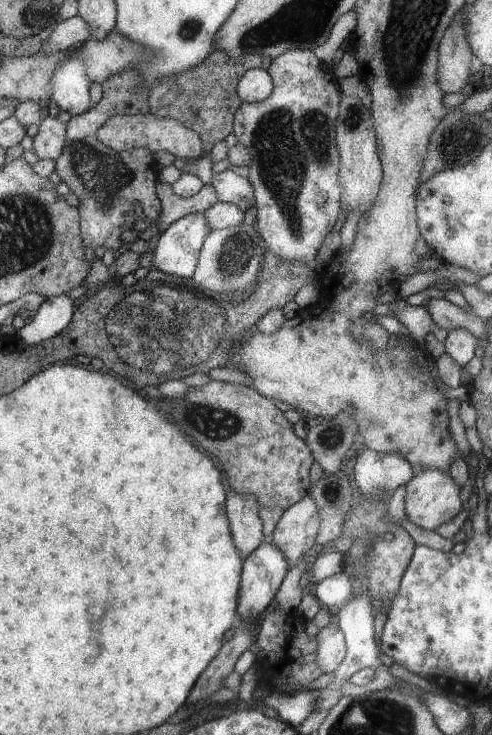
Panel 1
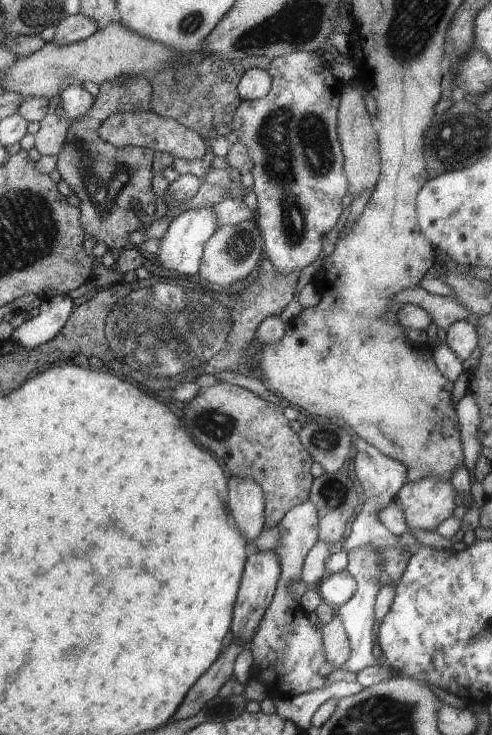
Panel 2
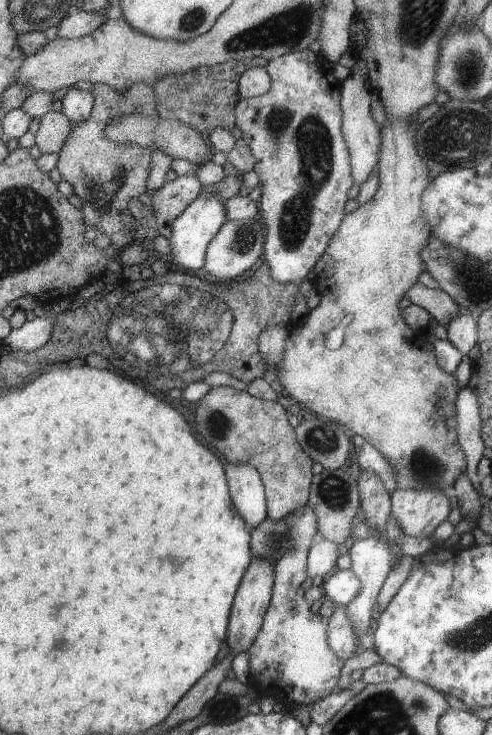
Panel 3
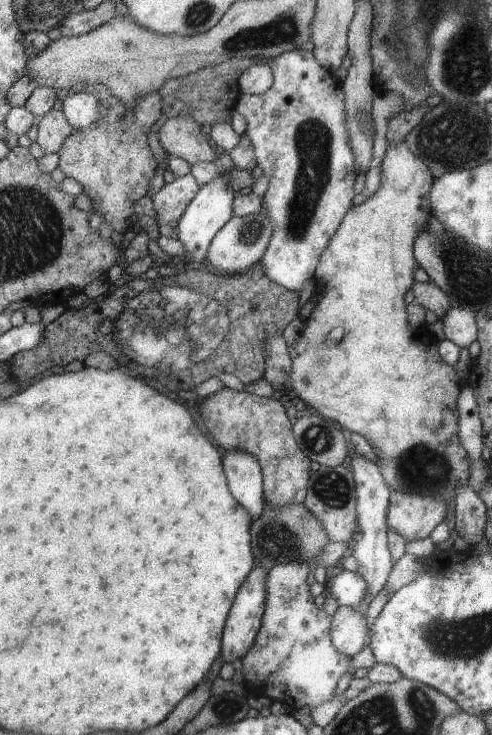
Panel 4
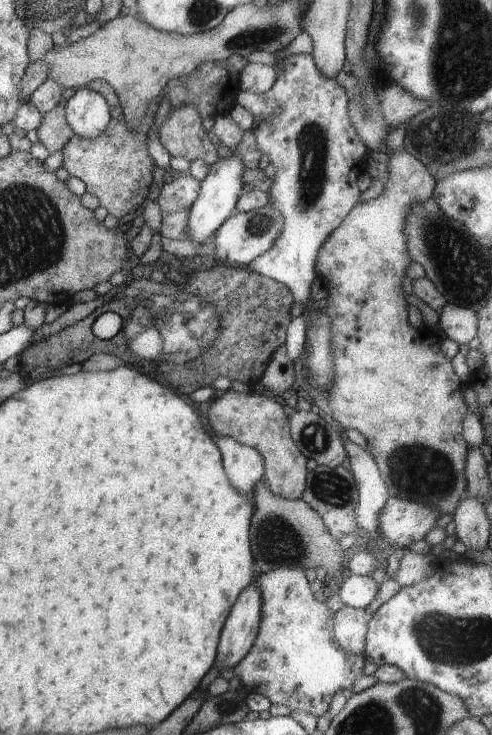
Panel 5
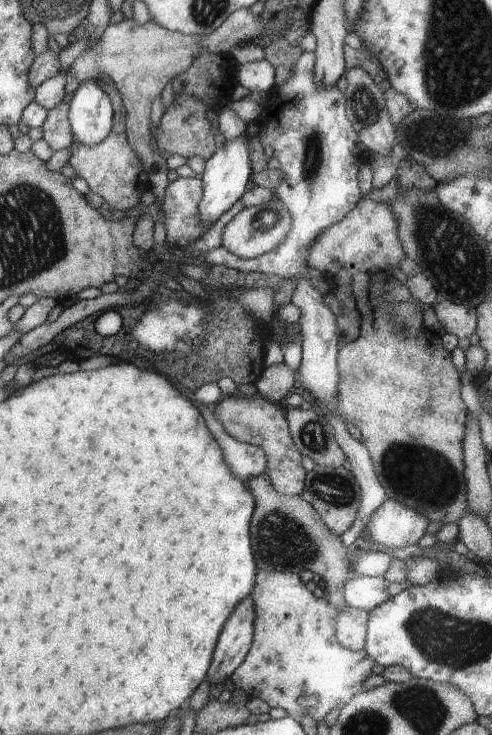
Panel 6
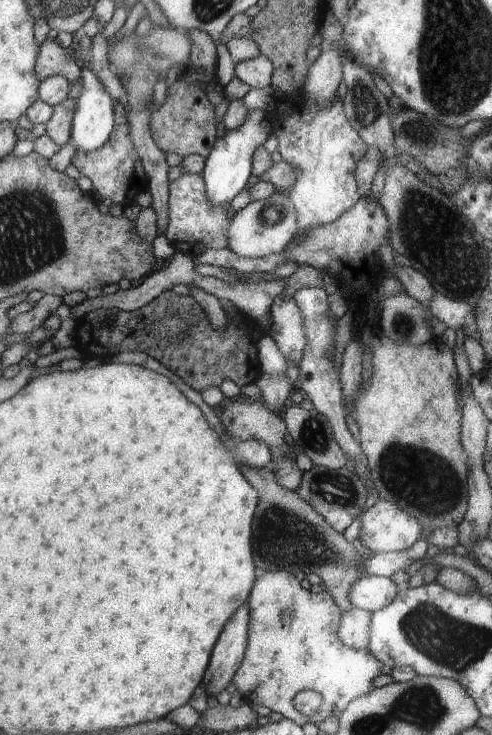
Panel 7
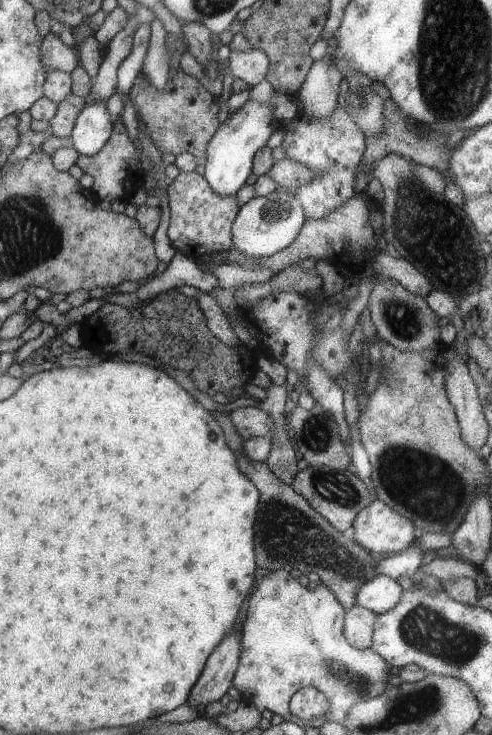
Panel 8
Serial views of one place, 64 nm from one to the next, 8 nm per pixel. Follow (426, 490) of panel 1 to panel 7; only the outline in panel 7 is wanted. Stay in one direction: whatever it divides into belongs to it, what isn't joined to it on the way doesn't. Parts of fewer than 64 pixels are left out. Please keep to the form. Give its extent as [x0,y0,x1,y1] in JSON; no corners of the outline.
[357,499,424,553]

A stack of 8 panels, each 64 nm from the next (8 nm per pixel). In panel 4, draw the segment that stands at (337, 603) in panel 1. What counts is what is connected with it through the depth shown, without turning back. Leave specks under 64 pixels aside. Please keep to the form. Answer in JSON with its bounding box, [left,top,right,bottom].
[327,570,368,607]

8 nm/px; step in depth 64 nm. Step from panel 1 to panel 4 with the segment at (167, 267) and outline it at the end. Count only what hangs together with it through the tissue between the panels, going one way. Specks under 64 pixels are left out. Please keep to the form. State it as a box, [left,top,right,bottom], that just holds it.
[176,170,237,264]

